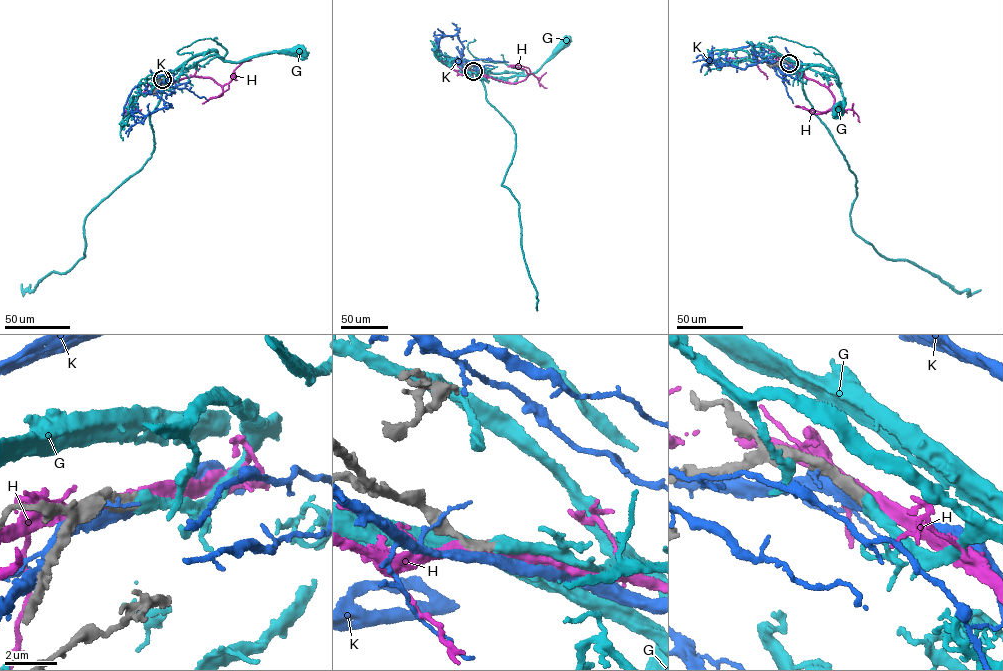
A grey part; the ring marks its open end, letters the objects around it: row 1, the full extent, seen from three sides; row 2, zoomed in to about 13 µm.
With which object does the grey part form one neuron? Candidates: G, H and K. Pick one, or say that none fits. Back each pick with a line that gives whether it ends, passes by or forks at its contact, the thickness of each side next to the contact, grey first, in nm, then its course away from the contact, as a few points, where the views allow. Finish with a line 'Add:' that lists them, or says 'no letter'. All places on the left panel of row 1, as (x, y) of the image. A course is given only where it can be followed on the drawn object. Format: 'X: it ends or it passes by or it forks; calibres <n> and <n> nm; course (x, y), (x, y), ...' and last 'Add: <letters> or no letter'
G: it ends; calibres 320 and 550 nm; course (162, 80), (216, 54), (237, 62), (272, 52), (300, 51)
Add: G

